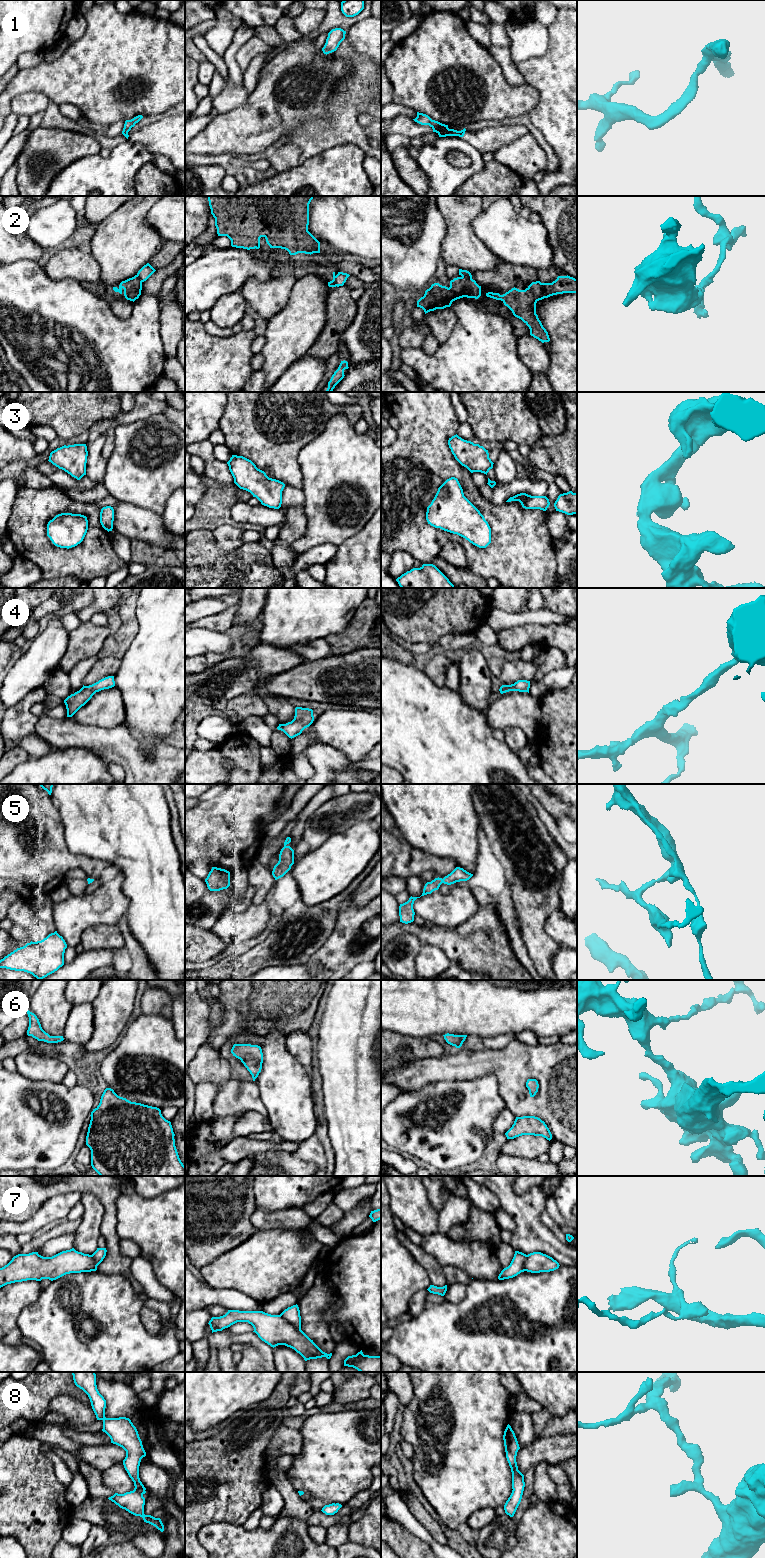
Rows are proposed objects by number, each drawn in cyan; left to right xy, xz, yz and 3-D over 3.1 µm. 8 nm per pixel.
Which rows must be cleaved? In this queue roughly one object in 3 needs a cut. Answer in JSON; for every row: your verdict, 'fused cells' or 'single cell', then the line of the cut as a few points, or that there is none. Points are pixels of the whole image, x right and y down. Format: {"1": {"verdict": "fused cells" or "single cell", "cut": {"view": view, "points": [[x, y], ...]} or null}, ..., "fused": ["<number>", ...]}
{"1": {"verdict": "single cell", "cut": null}, "2": {"verdict": "fused cells", "cut": {"view": "yz", "points": [[471, 275], [462, 277]]}}, "3": {"verdict": "single cell", "cut": null}, "4": {"verdict": "single cell", "cut": null}, "5": {"verdict": "single cell", "cut": null}, "6": {"verdict": "single cell", "cut": null}, "7": {"verdict": "fused cells", "cut": {"view": "xz", "points": [[280, 1314], [300, 1330]]}}, "8": {"verdict": "single cell", "cut": null}, "fused": ["2", "7"]}

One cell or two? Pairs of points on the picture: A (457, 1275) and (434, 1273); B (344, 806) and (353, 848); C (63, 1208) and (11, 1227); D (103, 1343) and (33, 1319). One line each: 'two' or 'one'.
A: two
B: two
C: one
D: one

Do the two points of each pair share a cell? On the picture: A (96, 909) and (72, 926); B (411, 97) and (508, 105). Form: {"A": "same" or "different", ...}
{"A": "same", "B": "same"}

